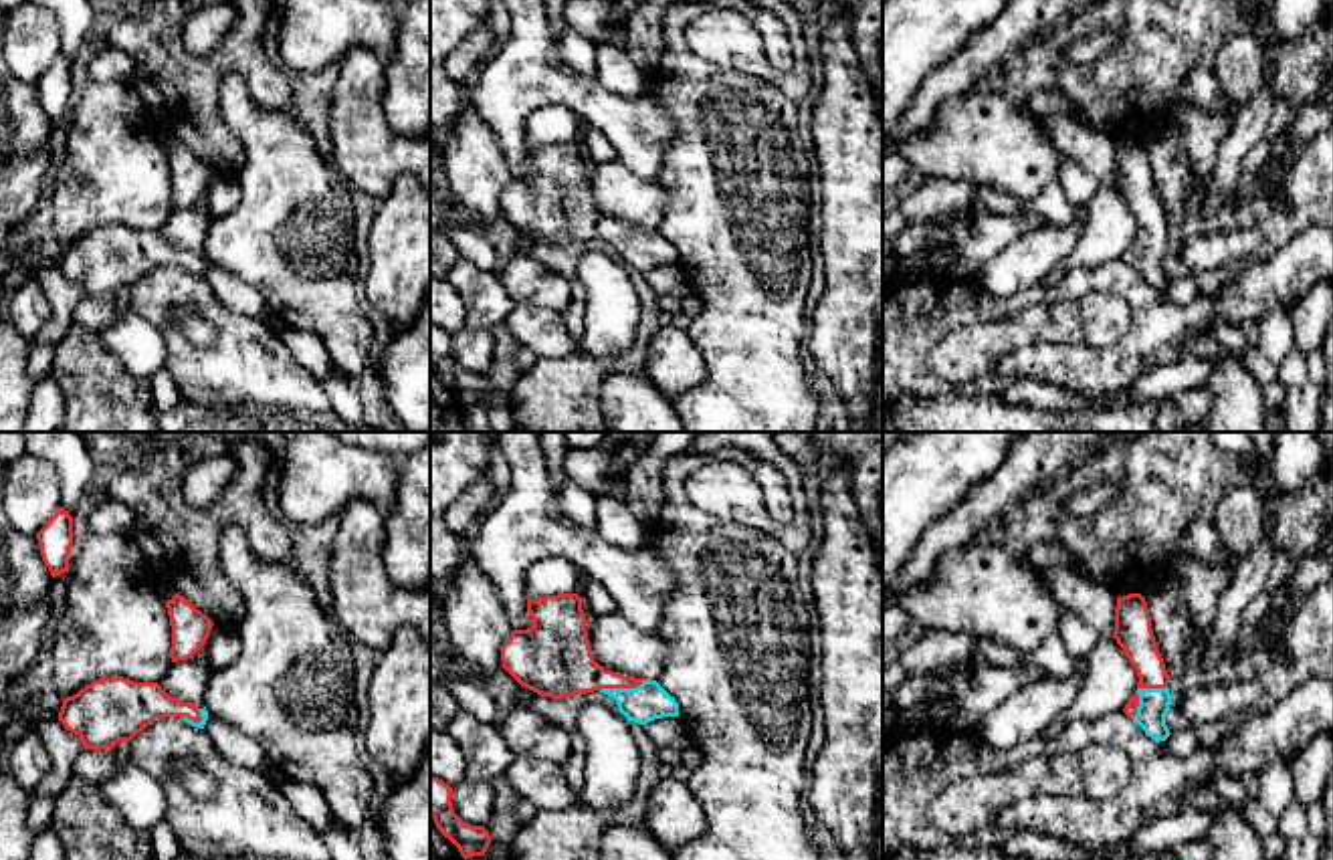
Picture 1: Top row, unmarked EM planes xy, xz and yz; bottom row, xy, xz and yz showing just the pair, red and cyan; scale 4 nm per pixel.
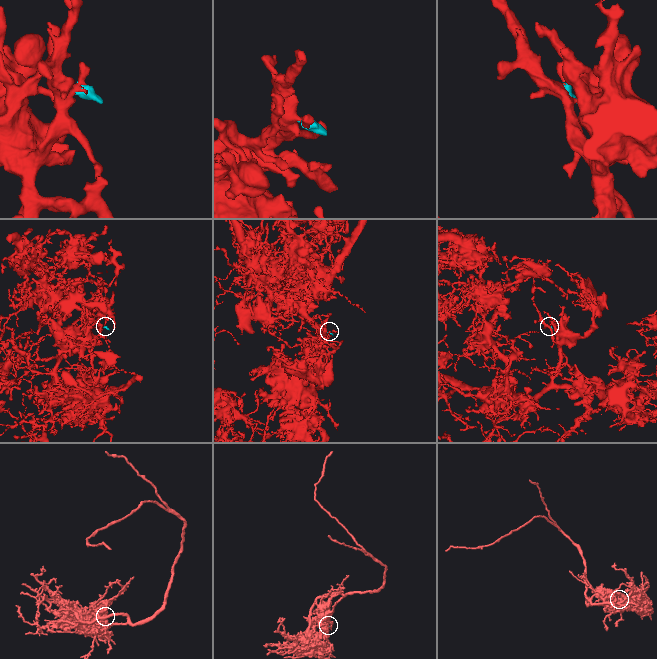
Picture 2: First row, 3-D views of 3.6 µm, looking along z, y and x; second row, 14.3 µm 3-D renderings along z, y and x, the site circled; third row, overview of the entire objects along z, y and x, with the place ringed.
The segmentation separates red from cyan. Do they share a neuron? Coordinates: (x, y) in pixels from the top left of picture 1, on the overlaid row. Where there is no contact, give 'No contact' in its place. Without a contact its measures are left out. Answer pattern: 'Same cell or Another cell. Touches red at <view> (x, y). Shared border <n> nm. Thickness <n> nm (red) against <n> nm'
Same cell. Touches red at yz (1136, 691). Shared border 190 nm. Thickness 150 nm (red) against 130 nm

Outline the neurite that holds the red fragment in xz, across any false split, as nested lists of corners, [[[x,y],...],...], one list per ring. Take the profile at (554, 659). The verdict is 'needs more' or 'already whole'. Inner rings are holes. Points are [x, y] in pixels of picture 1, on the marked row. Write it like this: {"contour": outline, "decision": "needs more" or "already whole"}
{"contour": [[[578,594],[527,598],[527,612],[533,626],[513,630],[501,646],[503,668],[521,686],[551,698],[600,690],[638,725],[679,717],[679,703],[656,680],[624,676],[594,660]]], "decision": "needs more"}

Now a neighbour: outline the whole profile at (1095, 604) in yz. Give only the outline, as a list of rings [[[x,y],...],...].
[[[1034,567],[1034,573],[1056,604],[1076,612],[1101,638],[1113,636],[1117,608],[1113,589],[1093,583],[1072,569]]]

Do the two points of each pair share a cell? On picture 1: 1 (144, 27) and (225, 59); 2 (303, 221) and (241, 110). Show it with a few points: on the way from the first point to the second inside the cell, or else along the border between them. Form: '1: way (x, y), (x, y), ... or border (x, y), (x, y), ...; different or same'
1: way (162, 47), (180, 65), (204, 65); same
2: way (289, 192), (281, 154), (267, 138); same

